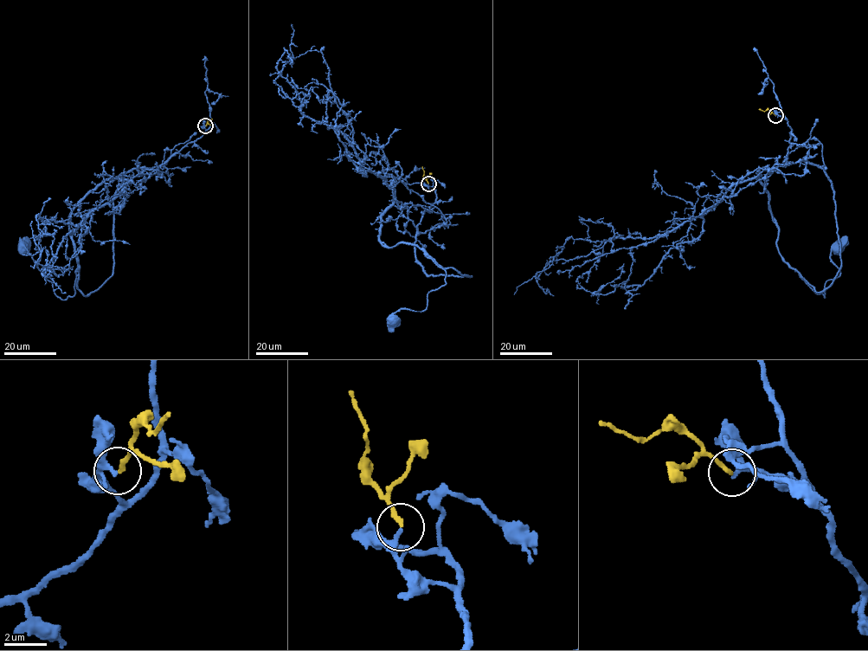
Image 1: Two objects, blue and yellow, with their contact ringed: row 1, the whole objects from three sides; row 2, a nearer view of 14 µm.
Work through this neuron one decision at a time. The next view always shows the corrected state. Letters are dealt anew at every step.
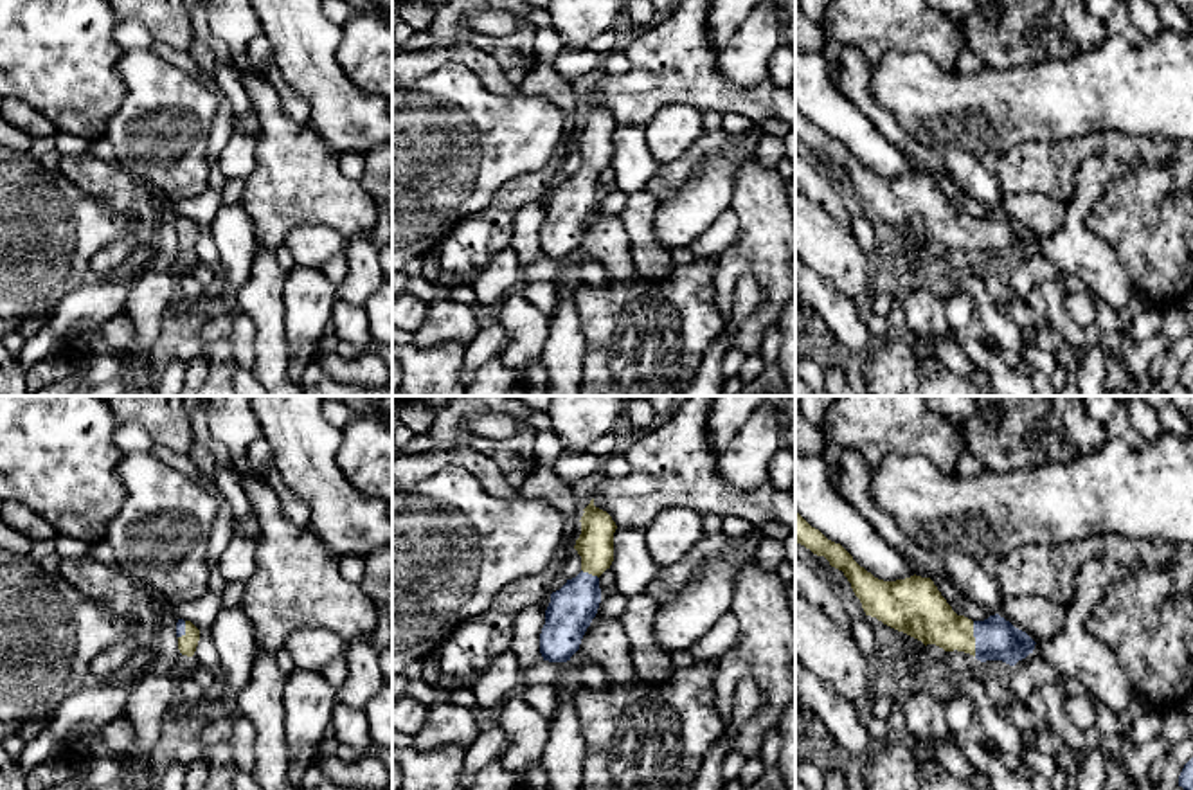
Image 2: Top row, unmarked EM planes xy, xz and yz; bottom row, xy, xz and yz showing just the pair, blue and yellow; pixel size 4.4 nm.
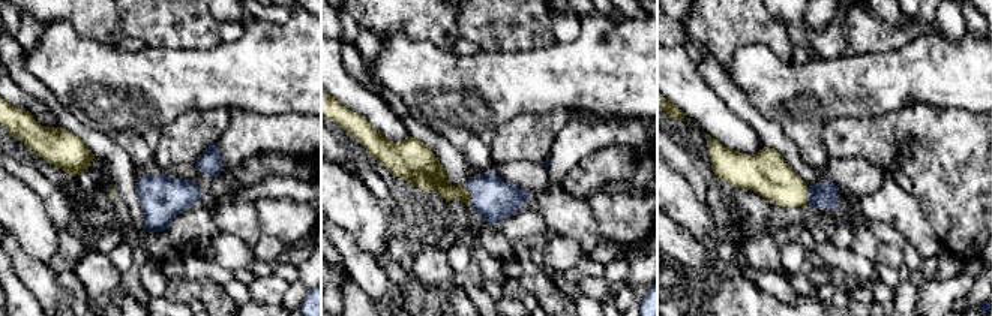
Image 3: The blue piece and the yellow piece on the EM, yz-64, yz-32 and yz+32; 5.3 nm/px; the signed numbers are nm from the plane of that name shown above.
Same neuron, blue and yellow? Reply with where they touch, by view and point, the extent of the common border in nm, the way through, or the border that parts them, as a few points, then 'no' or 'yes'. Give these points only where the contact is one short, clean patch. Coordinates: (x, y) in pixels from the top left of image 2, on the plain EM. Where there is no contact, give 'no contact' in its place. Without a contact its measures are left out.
yz (976, 236) | 160 nm | across yz (995, 236), (976, 236), (950, 229), (925, 213) | yes

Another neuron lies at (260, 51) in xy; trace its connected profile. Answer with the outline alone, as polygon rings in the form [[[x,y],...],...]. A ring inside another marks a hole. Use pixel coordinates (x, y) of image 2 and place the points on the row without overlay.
[[[265,34],[254,38],[247,47],[247,54],[256,72],[275,88],[286,115],[299,124],[309,124],[309,106],[284,79],[281,68],[277,67],[274,47],[268,38]]]

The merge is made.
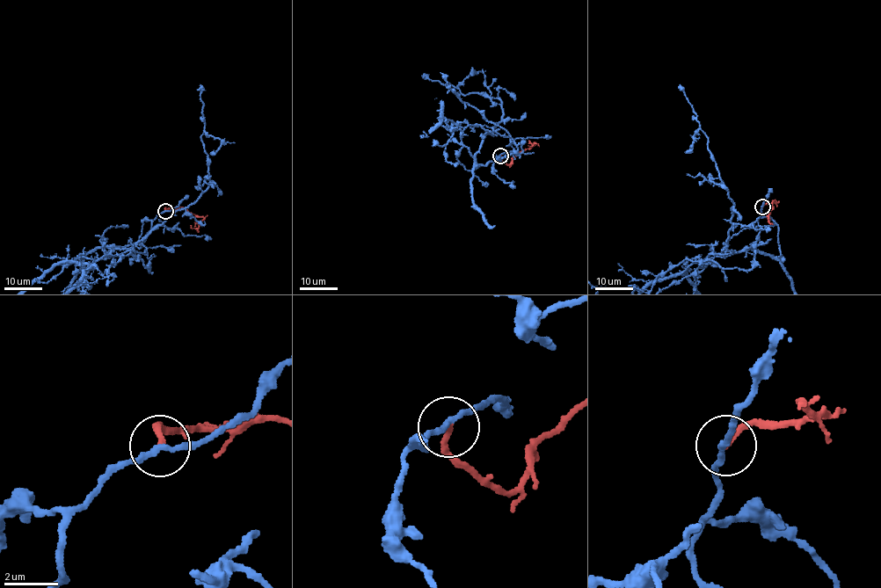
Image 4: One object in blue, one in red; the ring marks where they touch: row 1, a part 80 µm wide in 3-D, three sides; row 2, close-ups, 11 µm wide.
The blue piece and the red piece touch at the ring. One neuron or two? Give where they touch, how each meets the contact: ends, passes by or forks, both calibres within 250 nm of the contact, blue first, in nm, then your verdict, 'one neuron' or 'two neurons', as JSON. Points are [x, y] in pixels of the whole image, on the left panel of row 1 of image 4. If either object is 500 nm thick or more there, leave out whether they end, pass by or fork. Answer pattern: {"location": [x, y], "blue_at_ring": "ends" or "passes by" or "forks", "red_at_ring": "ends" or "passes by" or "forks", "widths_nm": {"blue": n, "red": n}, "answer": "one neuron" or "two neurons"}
{"location": [165, 211], "blue_at_ring": "passes by", "red_at_ring": "ends", "widths_nm": {"blue": 180, "red": 200}, "answer": "two neurons"}

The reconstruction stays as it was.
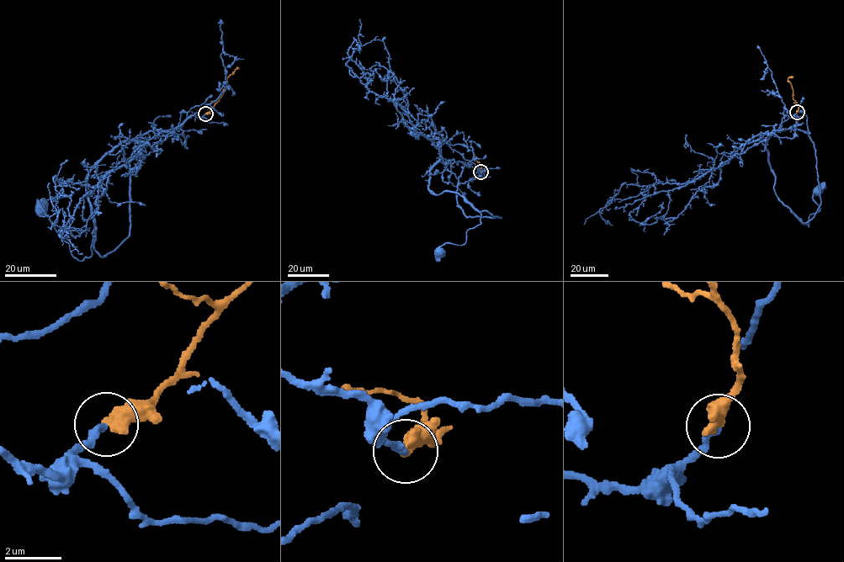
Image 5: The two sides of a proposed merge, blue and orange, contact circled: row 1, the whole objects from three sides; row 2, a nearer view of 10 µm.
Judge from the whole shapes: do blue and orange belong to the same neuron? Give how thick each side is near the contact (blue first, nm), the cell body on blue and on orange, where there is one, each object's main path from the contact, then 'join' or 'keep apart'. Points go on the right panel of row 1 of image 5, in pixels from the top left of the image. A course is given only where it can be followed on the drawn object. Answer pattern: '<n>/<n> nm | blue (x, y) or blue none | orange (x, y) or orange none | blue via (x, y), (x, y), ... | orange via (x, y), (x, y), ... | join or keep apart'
240/480 nm | blue (818, 190) | orange none | blue via (797, 112), (783, 115), (785, 129), (758, 140), (777, 199), (808, 226), (820, 210), (817, 190) | orange via (797, 112), (798, 105), (788, 80), (793, 77) | join

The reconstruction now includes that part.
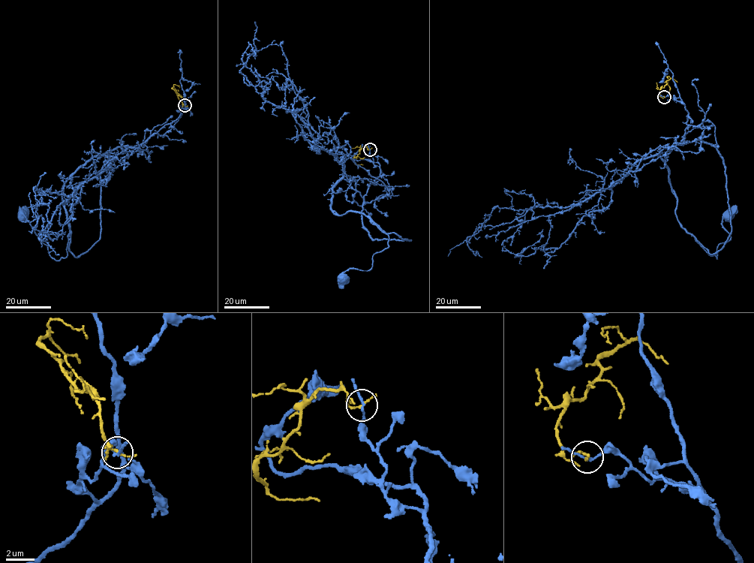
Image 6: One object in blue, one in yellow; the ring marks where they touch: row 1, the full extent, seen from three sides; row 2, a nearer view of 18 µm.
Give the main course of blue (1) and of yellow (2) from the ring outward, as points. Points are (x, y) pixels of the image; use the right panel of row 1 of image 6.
1: (665, 97), (688, 113), (689, 142), (656, 155), (680, 227), (716, 258), (730, 239), (727, 215)
2: (665, 97), (661, 97), (659, 91), (670, 78), (668, 76), (668, 79)

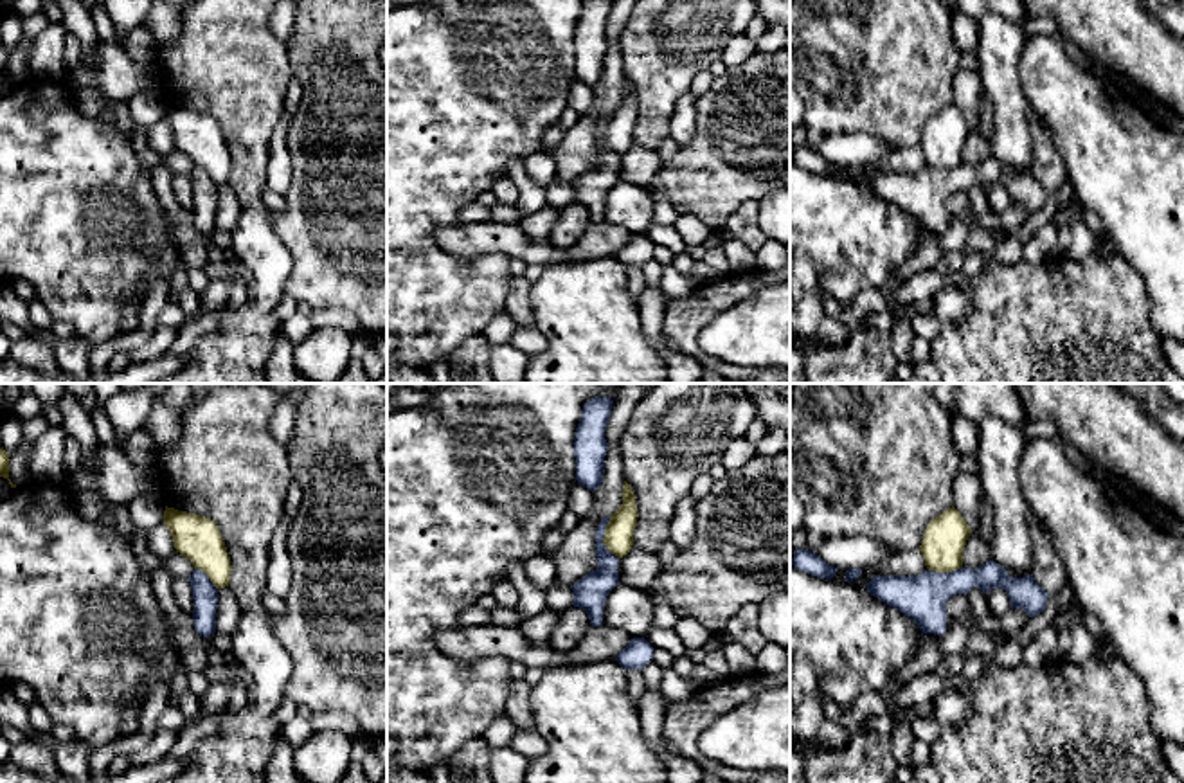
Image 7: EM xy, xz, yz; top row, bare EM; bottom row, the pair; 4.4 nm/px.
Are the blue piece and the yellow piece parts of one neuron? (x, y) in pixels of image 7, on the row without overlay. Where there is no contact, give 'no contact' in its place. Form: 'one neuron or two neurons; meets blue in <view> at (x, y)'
two neurons; meets blue in xz at (603, 134)

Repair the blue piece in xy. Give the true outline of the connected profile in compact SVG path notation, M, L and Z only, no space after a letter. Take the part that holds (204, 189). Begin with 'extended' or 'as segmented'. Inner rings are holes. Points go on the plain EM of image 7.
as segmented; M194 166L189 173L194 196L194 227L209 234L216 229L216 205L218 205L218 185L205 169Z

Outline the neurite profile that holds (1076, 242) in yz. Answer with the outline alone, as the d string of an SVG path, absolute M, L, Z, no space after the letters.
M1083 223L1058 229L1058 245L1062 256L1067 256L1076 261L1087 257L1092 252L1094 238L1094 230L1090 230Z

